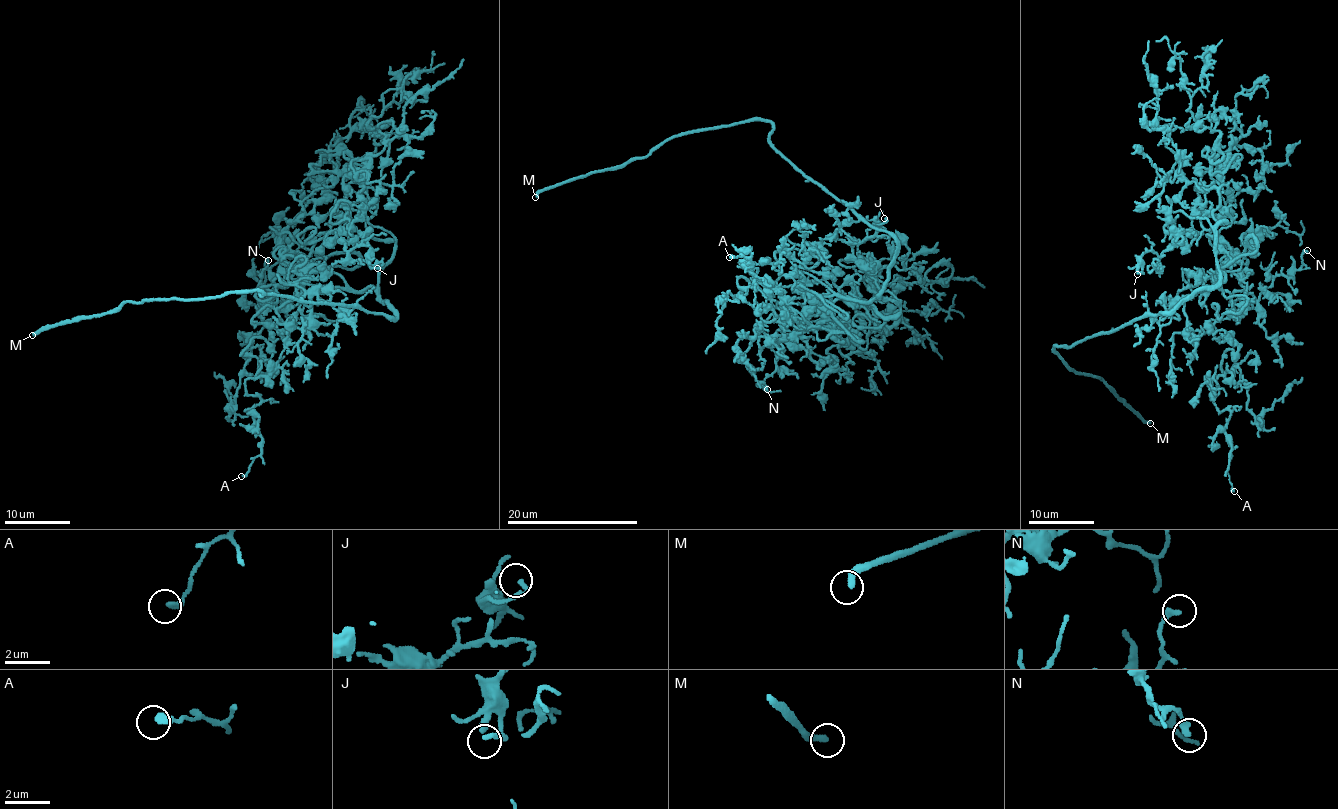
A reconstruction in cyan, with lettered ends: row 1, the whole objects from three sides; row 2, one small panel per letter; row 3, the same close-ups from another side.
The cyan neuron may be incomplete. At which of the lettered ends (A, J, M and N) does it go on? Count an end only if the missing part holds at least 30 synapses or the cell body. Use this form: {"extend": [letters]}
{"extend": ["M"]}

